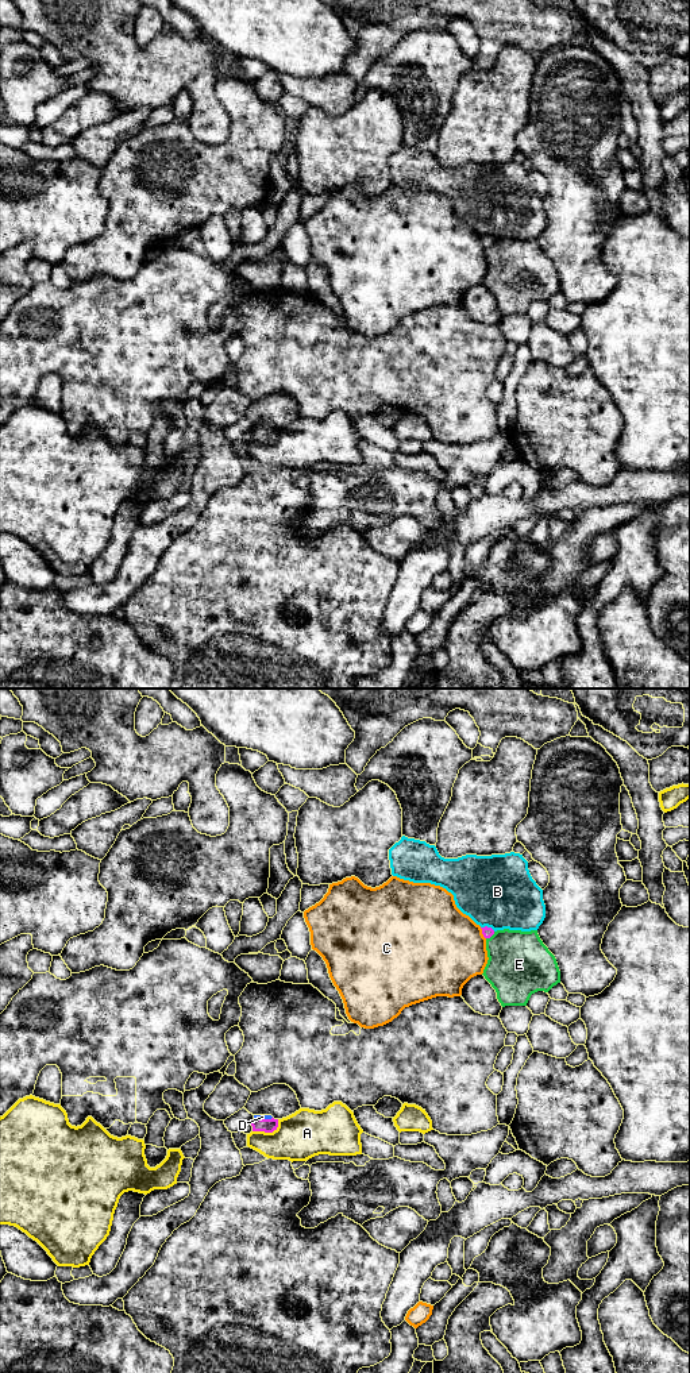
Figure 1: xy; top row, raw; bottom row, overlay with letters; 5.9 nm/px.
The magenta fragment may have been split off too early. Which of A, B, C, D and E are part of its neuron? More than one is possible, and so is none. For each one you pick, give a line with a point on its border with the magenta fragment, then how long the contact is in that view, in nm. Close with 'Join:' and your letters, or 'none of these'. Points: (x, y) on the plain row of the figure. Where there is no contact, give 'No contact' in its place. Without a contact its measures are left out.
D: Touches magenta at xy (263, 428). Shared border 110 nm
Join: D

